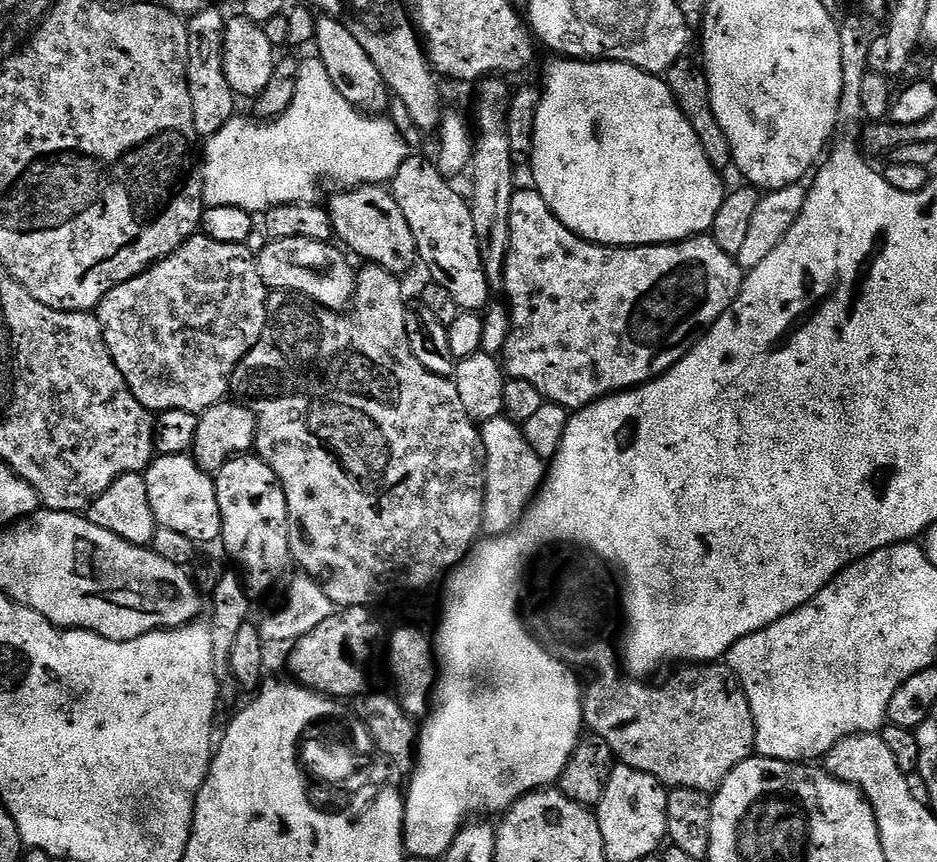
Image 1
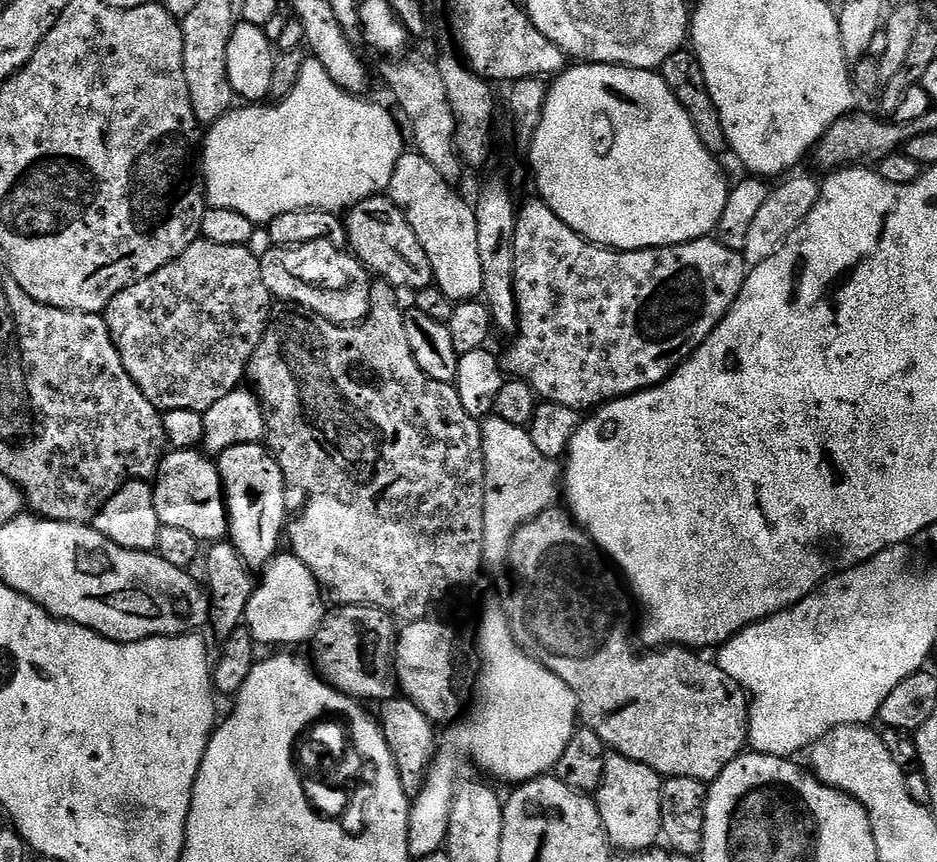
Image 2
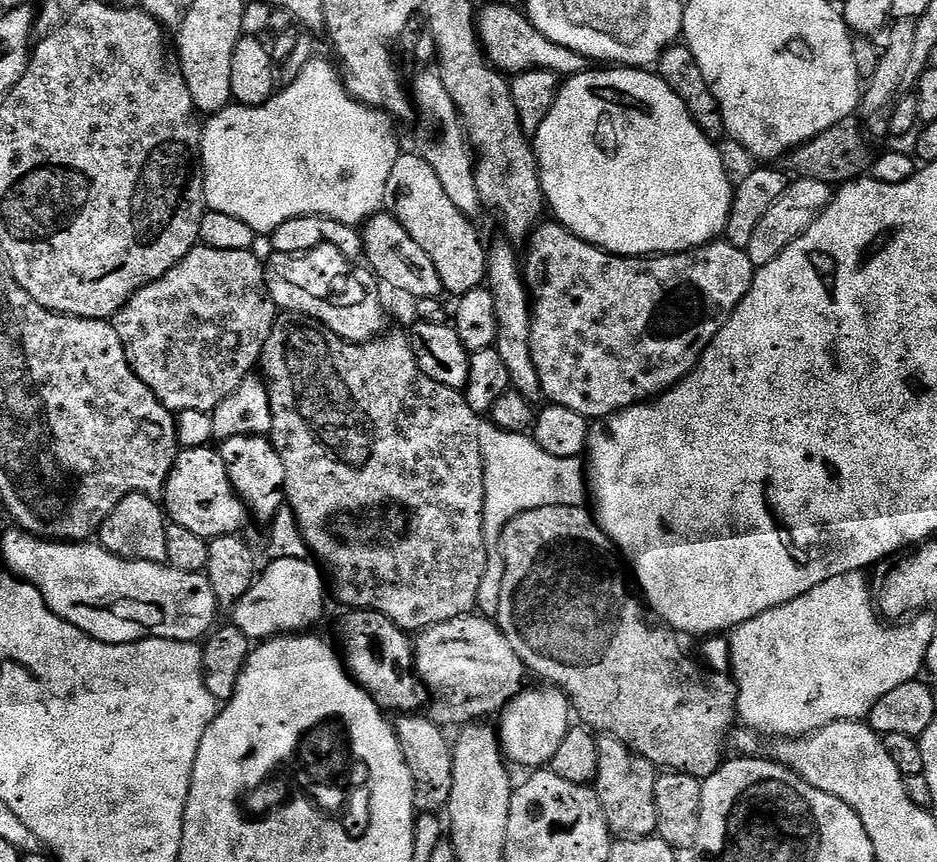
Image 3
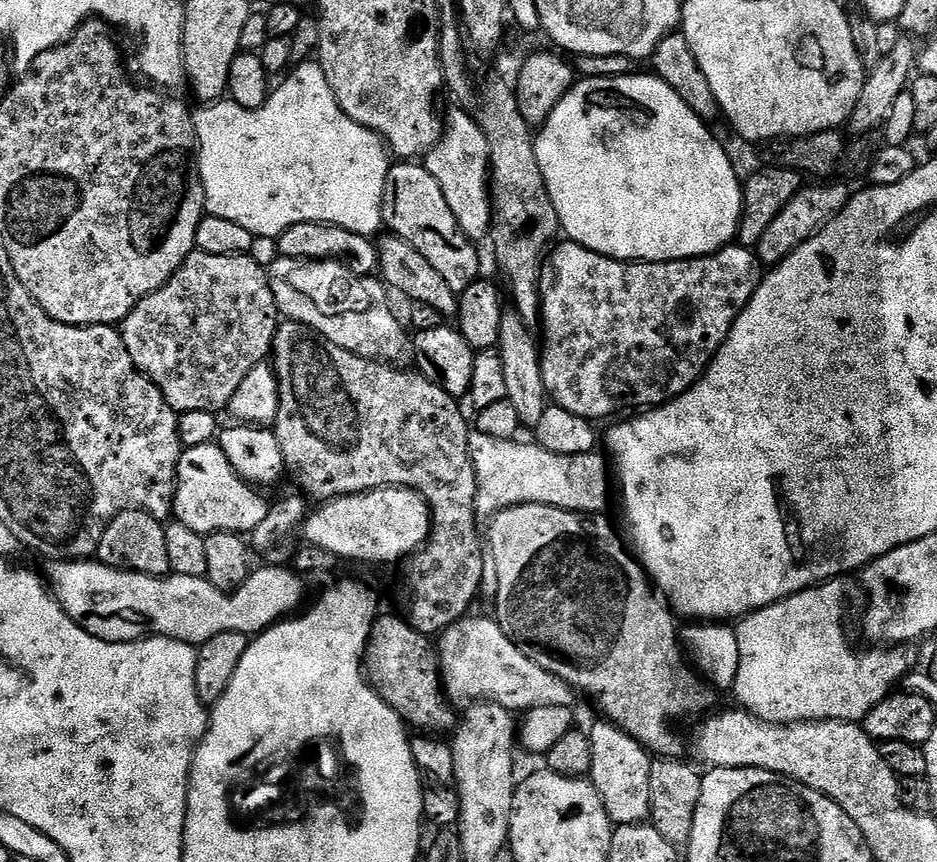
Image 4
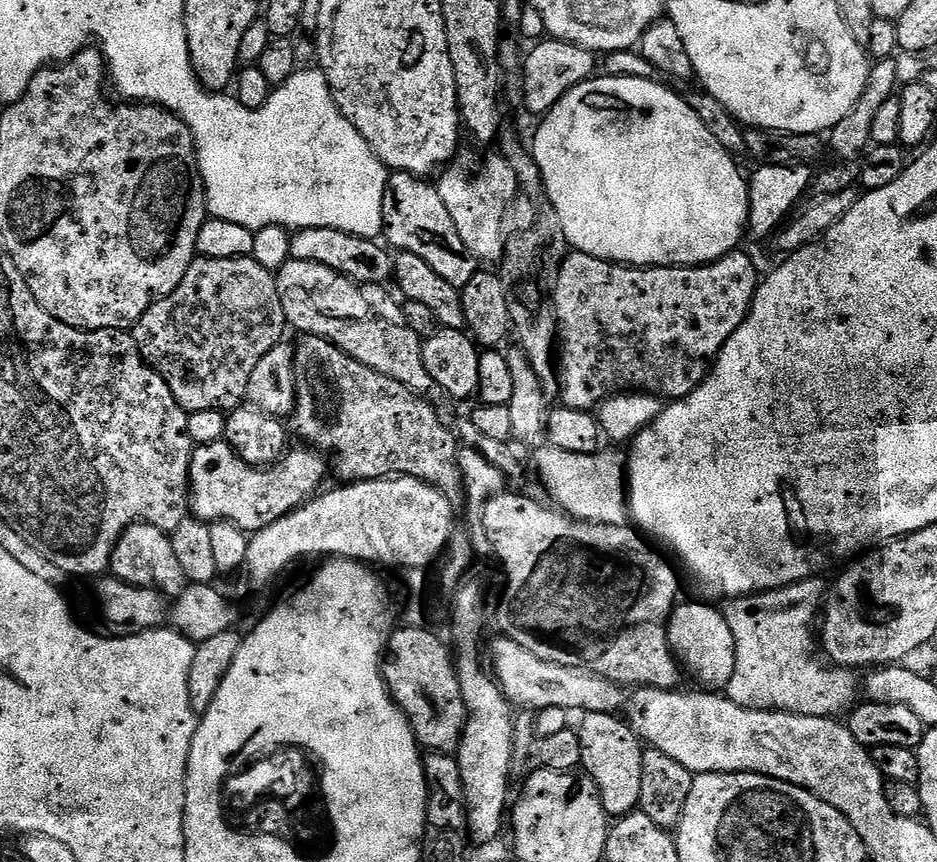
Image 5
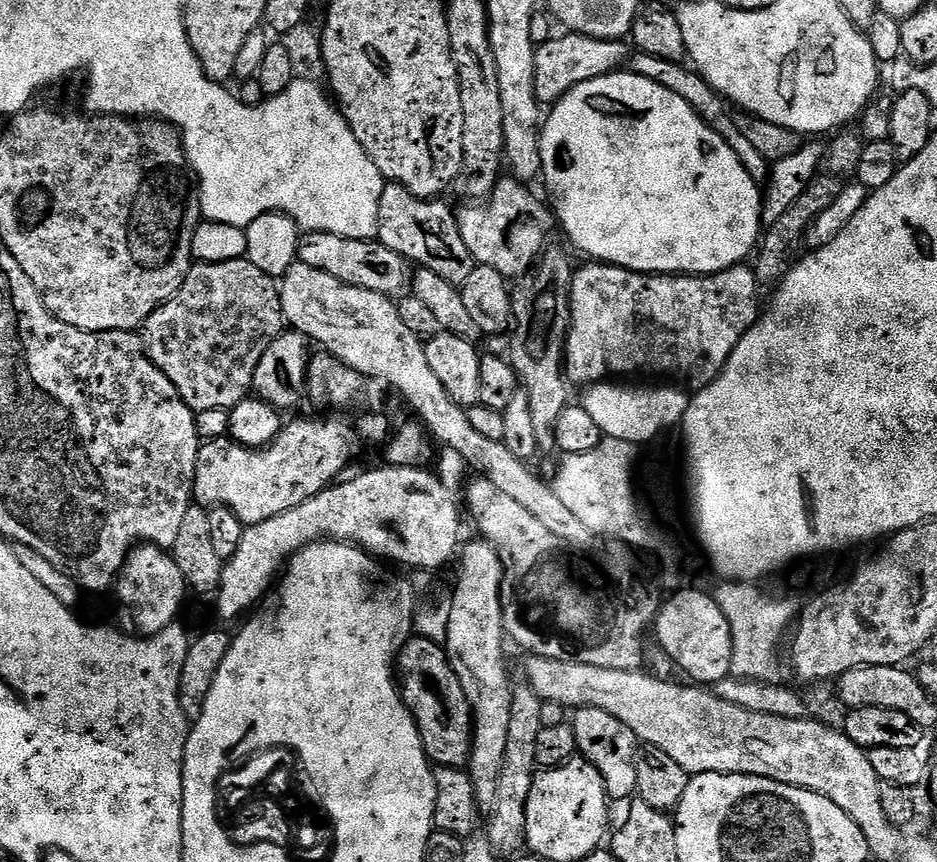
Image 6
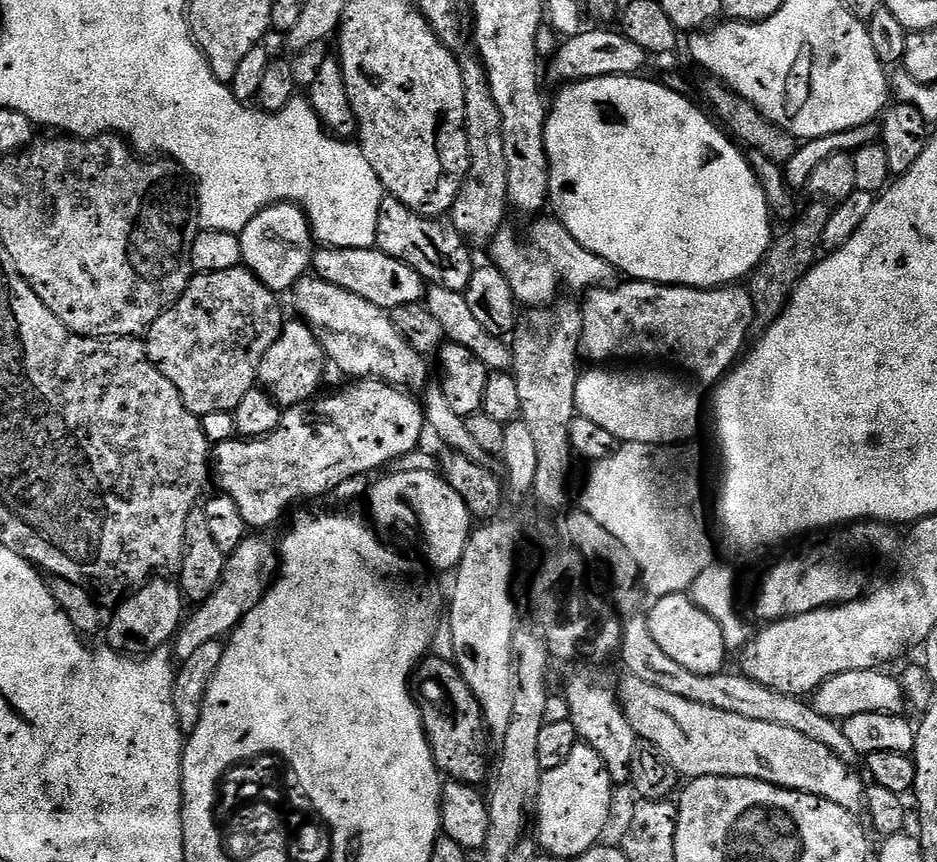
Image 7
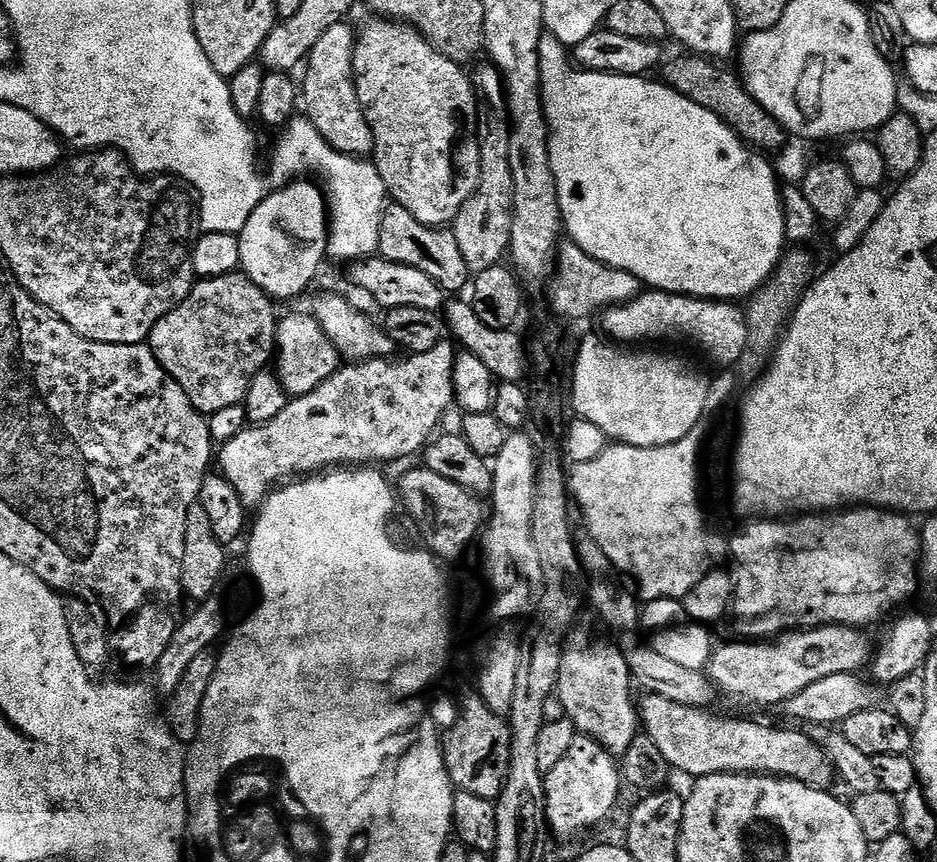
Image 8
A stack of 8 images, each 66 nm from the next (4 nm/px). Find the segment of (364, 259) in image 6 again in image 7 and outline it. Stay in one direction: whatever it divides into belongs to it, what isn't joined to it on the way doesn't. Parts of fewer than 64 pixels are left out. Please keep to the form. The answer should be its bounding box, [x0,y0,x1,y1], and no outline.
[311,247,426,310]

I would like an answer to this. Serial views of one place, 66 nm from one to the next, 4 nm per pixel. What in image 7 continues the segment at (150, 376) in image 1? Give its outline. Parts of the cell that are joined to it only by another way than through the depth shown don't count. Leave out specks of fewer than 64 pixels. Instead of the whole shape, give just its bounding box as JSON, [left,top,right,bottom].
[146,266,286,418]

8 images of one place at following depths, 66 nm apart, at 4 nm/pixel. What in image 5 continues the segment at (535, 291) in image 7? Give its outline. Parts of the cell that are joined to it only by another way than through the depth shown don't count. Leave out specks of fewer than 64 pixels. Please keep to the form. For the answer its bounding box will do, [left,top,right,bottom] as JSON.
[436,158,520,262]

